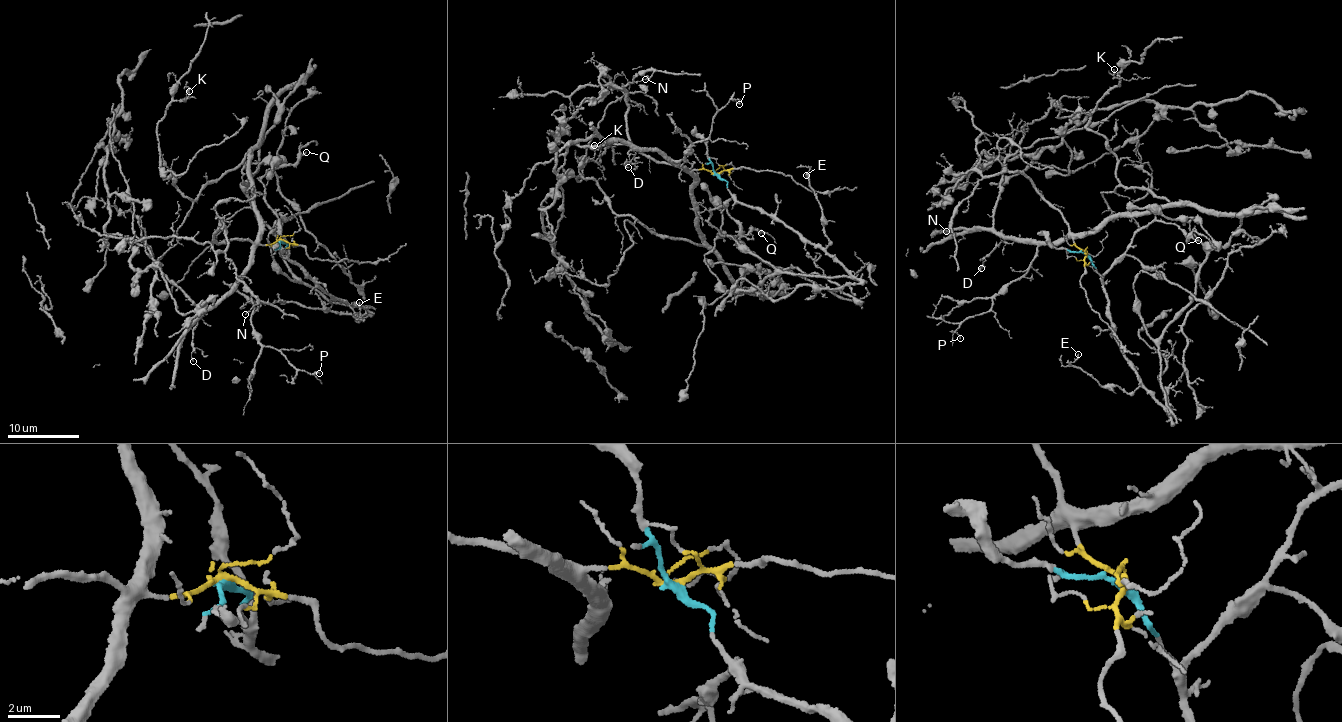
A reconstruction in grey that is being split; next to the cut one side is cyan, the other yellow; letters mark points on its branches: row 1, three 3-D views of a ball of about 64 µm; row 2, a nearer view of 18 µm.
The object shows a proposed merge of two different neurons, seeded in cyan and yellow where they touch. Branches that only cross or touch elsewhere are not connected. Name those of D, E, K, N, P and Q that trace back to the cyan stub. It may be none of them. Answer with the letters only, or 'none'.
E, Q

